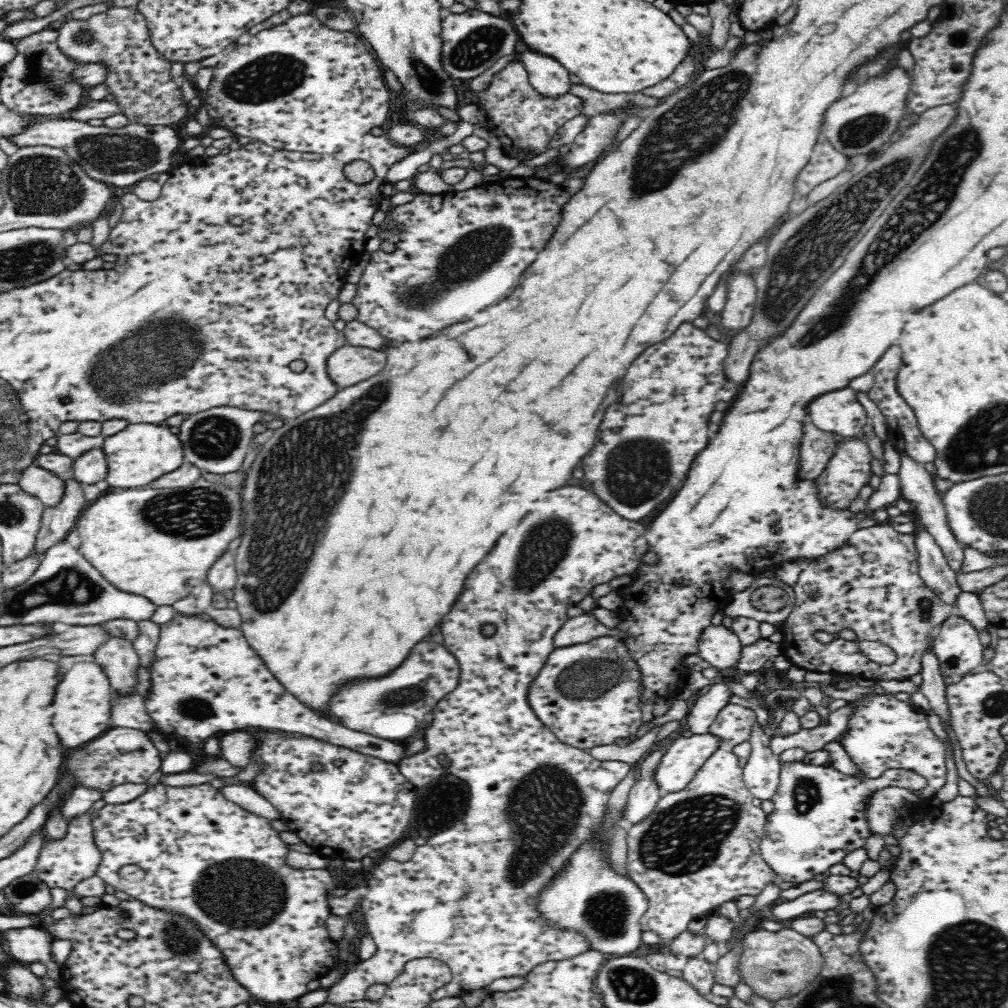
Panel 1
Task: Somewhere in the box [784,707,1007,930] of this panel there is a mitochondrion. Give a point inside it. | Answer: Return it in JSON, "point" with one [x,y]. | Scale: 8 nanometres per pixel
{"point":[805,795]}

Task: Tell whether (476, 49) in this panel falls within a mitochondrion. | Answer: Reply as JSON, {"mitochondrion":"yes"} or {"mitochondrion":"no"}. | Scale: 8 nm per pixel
{"mitochondrion":"yes"}

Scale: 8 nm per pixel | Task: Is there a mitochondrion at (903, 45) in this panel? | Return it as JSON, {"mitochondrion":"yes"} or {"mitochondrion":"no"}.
{"mitochondrion":"no"}

